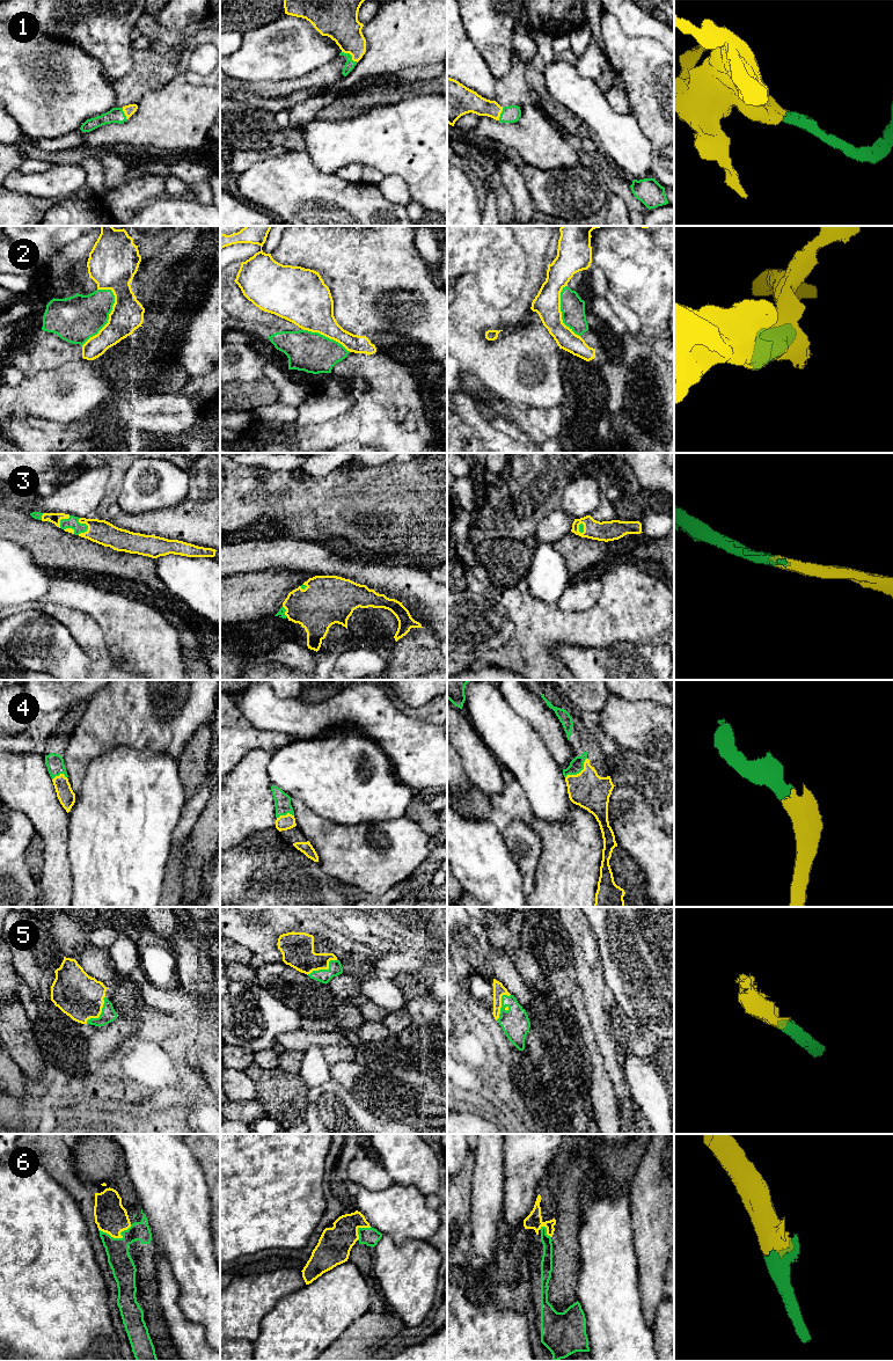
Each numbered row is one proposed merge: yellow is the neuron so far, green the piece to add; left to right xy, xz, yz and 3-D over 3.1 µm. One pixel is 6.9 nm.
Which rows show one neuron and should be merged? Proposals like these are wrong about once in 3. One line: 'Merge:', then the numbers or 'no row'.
Merge: 1, 3, 4, 5, 6

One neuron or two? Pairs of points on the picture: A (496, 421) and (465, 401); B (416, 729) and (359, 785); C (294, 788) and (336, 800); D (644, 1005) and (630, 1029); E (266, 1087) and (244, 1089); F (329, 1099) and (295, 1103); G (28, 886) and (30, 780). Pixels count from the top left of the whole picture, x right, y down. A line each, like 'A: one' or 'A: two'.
A: two
B: two
C: one
D: two
E: two
F: two
G: two

